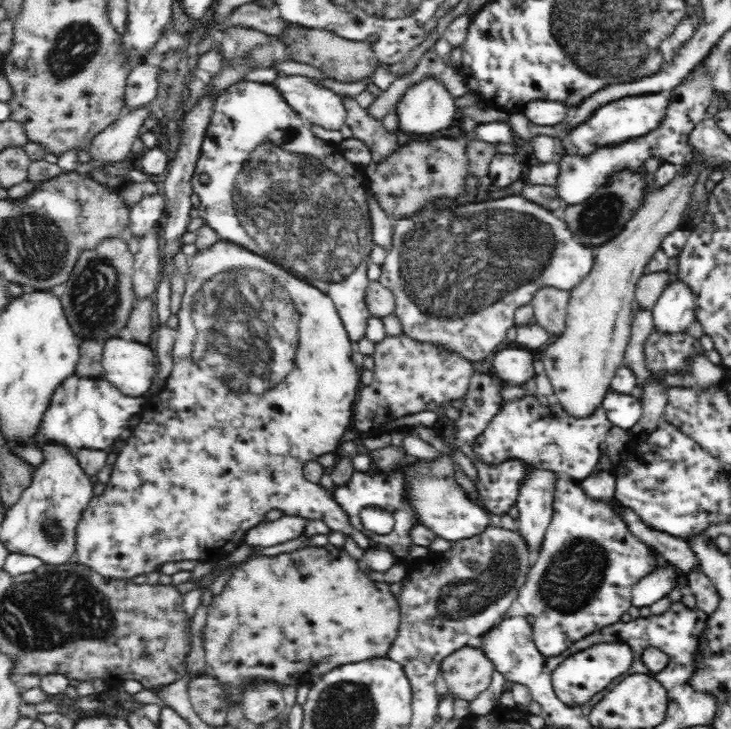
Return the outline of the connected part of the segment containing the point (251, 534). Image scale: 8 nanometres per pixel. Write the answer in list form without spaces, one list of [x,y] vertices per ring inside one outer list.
[[[282,515],[278,520],[264,520],[252,527],[245,536],[245,543],[252,548],[276,546],[294,540],[302,534],[310,519],[301,516]]]

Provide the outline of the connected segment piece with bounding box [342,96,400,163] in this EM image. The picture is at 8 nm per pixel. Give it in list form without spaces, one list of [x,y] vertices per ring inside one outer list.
[[[342,96],[342,100],[347,112],[345,124],[348,125],[352,130],[354,138],[364,142],[366,147],[370,149],[373,162],[378,163],[384,161],[400,147],[396,131],[388,132],[383,125],[382,120],[374,118],[374,116],[372,116],[366,109],[360,106],[354,97]]]

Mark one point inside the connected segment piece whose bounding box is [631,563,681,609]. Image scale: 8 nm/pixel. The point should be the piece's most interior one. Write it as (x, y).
(655, 585)

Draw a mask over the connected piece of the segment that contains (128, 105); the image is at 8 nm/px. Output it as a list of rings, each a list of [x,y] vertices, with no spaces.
[[[147,61],[133,66],[125,86],[125,111],[140,108],[156,98],[160,73],[158,61]]]

